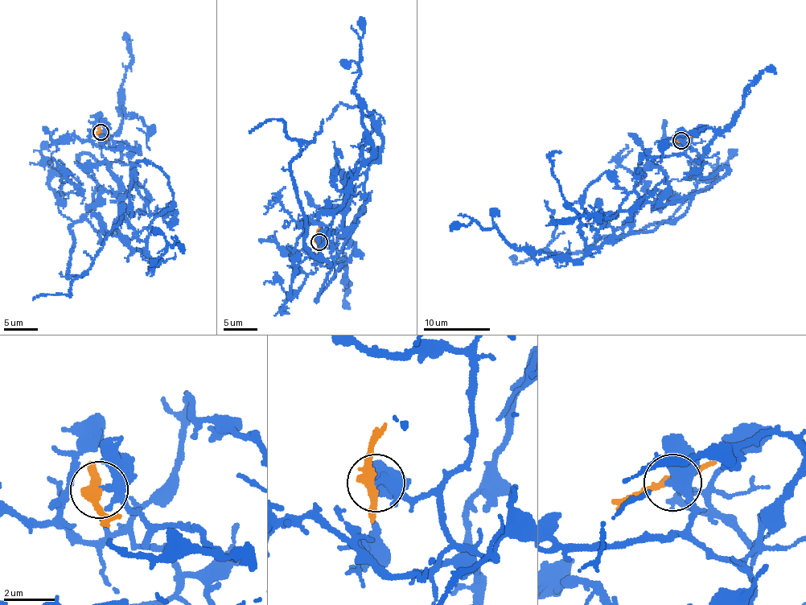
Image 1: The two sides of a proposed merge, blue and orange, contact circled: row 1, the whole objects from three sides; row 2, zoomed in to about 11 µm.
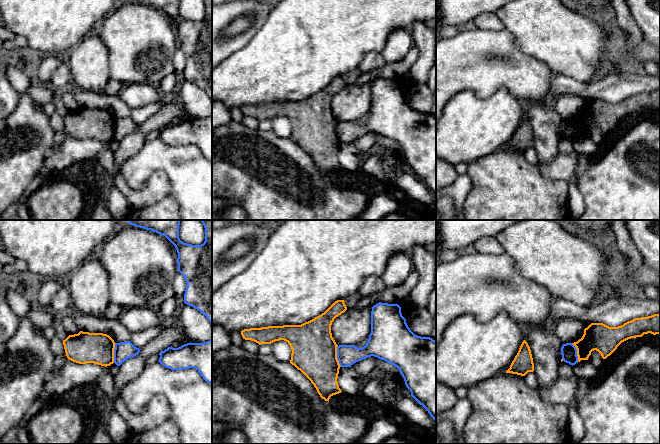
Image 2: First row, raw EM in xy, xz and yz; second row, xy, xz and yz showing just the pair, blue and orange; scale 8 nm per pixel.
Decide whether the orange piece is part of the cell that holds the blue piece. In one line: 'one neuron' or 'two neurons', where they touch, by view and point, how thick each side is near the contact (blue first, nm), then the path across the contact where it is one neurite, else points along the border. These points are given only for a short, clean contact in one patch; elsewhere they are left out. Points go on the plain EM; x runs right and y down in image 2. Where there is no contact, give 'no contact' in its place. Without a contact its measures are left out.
two neurons; meets blue in xz at (337, 132); 170 nm thick on the blue side, 360 nm on the other; border along xz (337, 121), (337, 136), (341, 142)

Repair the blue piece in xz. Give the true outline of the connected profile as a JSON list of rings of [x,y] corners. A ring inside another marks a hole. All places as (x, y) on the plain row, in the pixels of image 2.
[[[379,78],[372,83],[371,109],[364,123],[337,122],[337,135],[341,143],[351,143],[371,132],[399,145],[411,172],[428,187],[436,199],[436,117],[430,113],[415,111],[408,103],[398,80]]]

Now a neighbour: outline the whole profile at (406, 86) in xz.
[[[400,77],[398,81],[401,83],[402,92],[407,95],[411,90],[412,86],[415,84],[414,81],[406,81],[403,77]]]

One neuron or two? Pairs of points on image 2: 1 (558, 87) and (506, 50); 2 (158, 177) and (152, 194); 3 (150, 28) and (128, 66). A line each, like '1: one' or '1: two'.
1: two
2: one
3: one

